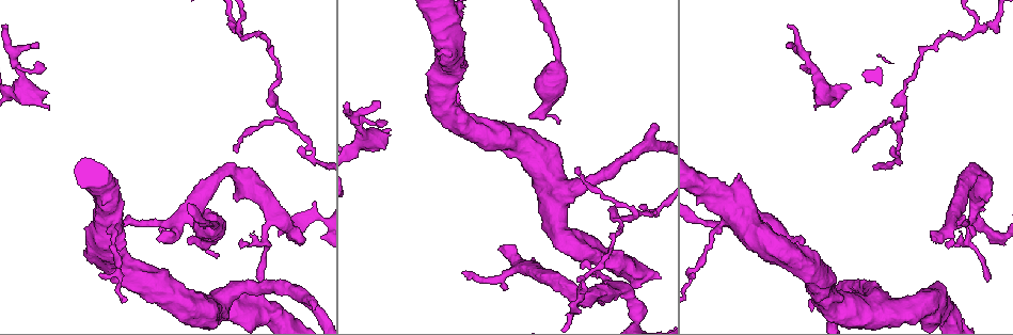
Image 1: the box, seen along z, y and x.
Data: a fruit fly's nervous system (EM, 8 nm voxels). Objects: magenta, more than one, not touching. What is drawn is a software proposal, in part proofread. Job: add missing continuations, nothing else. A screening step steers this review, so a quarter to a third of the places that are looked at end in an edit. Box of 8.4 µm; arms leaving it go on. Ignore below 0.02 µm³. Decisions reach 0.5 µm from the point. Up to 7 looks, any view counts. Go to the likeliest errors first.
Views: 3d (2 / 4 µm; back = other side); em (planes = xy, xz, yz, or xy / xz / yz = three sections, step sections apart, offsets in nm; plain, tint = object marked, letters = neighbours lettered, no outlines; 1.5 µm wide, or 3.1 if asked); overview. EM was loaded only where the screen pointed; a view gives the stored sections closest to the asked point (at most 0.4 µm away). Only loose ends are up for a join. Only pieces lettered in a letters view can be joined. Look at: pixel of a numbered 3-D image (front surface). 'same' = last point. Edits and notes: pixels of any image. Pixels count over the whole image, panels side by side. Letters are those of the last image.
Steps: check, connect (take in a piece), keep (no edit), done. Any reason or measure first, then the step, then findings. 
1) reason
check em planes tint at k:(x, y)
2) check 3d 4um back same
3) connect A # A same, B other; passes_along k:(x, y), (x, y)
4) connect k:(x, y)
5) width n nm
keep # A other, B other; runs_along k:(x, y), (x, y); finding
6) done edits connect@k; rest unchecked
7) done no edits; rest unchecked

branch stops here
check em xz step 4 tint at 1:(530, 118)

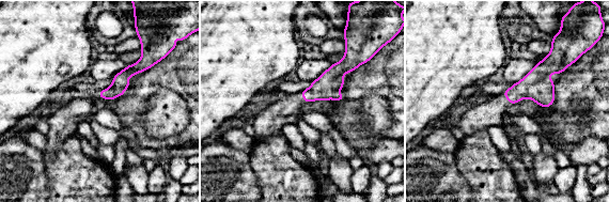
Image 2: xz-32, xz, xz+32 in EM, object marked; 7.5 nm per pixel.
another direction
check em planes letters same

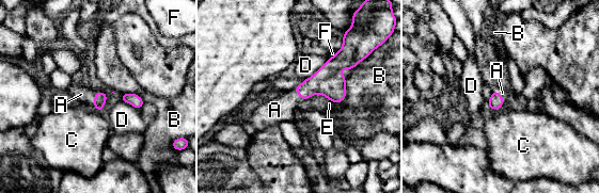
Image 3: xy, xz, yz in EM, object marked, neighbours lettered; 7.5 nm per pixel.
connect A # A same, B other, C other, D other, E other, F other; passes_along 3:(495, 101), (502, 96), (502, 93); the neuron continues

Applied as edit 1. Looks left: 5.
an open end
check em planes letters at 1:(462, 273)

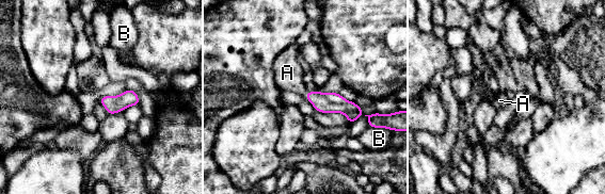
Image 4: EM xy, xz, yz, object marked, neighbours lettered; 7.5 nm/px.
connect A # A same, B other; the neuron continues

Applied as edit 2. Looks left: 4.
check overview

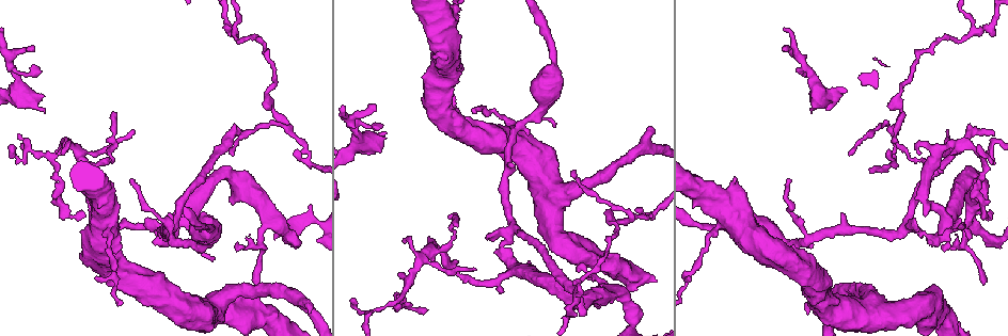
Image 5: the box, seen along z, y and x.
branch stops here
check 3d 4um at 5:(238, 134)

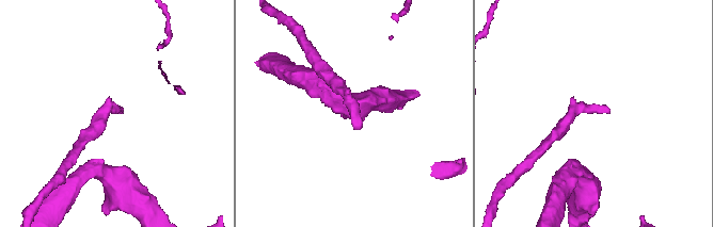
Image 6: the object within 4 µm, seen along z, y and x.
check em planes plain at 6:(360, 129)

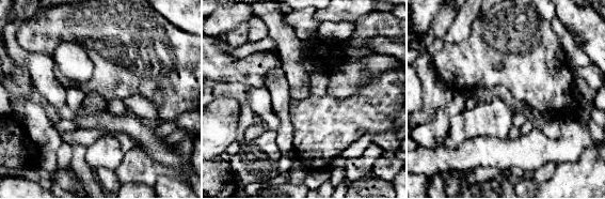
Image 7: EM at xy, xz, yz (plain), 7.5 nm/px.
check em planes letters same

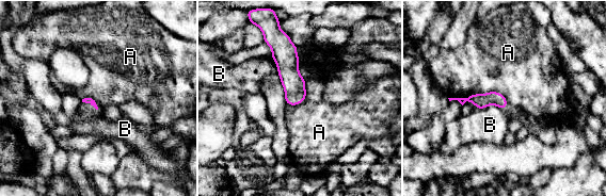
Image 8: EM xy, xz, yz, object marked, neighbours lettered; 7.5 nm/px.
keep # A other, B other; border 8:(448, 98), (499, 92), (508, 103); none of them fits

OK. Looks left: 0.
done edits connect@3, connect@4; rest unchecked

